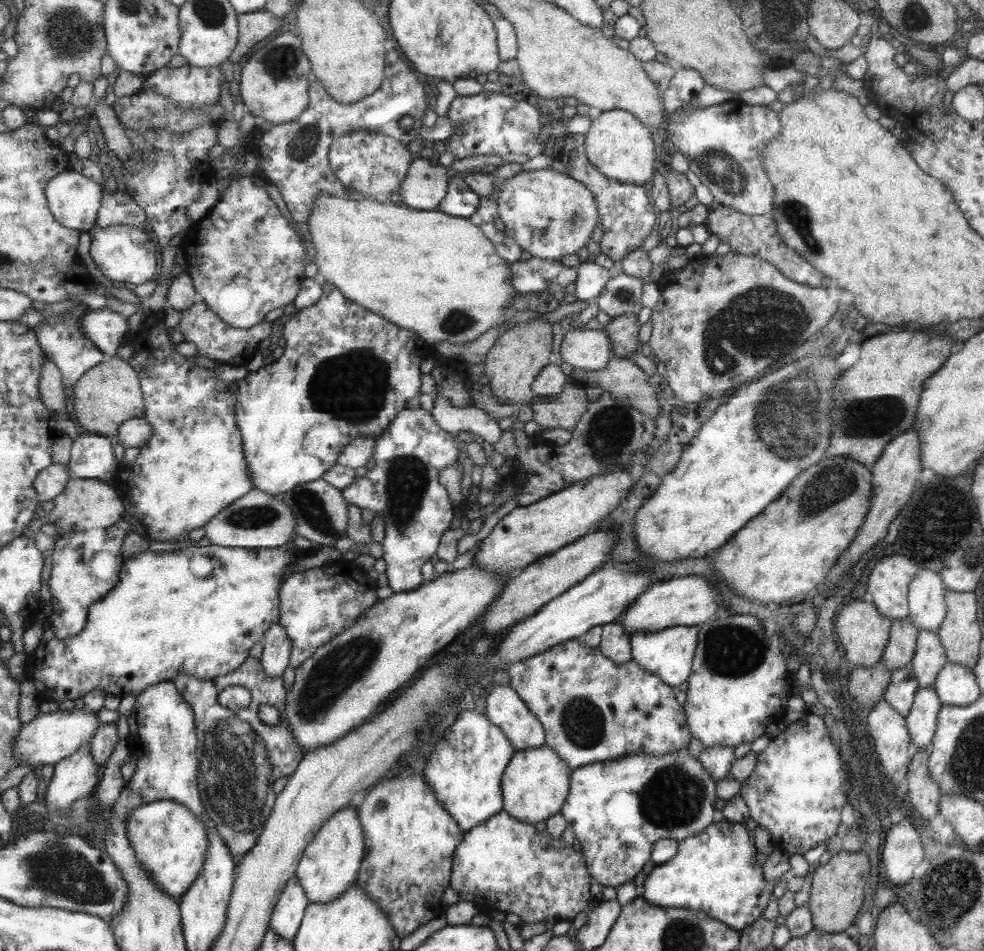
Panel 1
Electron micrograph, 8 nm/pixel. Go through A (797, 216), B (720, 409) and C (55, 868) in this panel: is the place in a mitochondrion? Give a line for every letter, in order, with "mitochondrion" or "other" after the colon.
A: mitochondrion
B: other
C: mitochondrion

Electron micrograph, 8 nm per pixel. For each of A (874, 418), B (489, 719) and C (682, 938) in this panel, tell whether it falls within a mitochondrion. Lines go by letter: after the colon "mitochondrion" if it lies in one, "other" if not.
A: mitochondrion
B: other
C: mitochondrion

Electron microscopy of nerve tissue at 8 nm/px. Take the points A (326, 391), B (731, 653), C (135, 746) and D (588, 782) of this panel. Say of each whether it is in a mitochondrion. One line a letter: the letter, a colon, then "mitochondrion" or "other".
A: mitochondrion
B: mitochondrion
C: other
D: other

